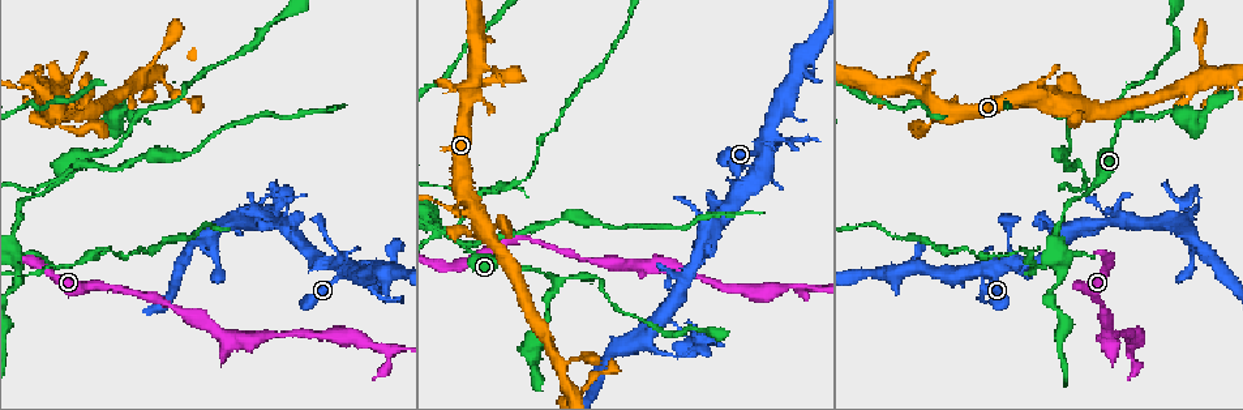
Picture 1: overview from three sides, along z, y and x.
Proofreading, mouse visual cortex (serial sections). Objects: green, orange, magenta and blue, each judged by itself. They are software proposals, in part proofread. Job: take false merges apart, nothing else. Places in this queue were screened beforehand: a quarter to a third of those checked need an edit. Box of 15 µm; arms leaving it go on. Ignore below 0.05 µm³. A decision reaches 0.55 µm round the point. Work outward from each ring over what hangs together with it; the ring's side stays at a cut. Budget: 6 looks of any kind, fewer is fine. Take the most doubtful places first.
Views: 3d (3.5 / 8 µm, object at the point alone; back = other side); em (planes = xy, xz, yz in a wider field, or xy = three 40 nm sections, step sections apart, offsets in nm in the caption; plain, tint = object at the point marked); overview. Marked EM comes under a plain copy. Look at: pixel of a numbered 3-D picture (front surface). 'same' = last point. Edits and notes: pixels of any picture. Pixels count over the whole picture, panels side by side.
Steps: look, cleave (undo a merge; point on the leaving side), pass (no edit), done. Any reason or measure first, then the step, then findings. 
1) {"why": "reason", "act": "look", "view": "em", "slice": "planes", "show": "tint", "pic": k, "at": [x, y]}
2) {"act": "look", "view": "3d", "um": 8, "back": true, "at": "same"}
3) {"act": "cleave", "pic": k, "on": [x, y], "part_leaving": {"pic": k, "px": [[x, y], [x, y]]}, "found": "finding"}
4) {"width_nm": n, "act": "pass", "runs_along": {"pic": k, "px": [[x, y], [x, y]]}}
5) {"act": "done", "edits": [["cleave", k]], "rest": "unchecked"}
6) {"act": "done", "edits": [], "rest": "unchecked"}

{"why": "sharp bend", "act": "look", "view": "3d", "um": 8, "pic": 1, "at": [1092, 191]}

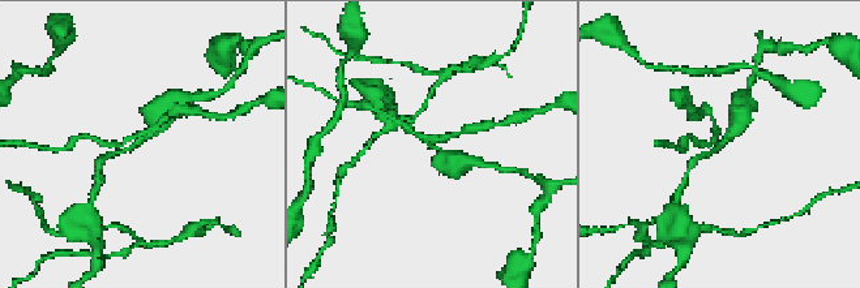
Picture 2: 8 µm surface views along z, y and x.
{"why": "need the tissue", "act": "look", "view": "em", "slice": "planes", "show": "tint", "pic": 2, "at": [723, 142]}

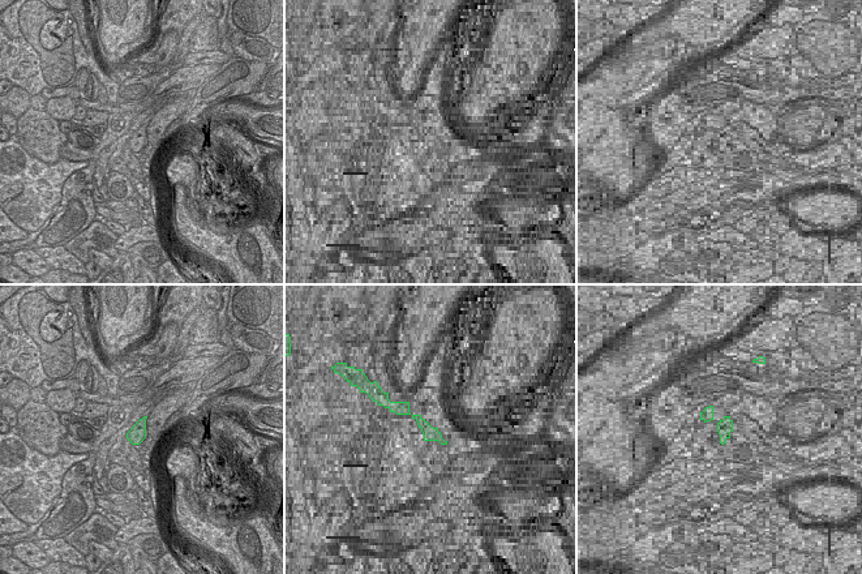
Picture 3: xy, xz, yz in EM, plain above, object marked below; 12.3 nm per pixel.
{"width_nm": 200, "act": "cleave", "pic": 2, "on": [446, 137], "part_leaving": {"pic": 2, "px": [[430, 140], [446, 138], [476, 128]]}, "found": "two cells meet here"}

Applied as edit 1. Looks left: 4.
{"why": "arms part here", "act": "look", "view": "3d", "um": 8, "back": true, "pic": 1, "at": [558, 280]}

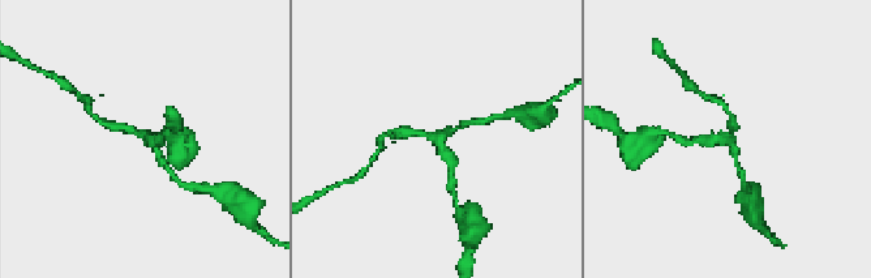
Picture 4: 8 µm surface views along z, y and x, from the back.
{"arms": 3, "arm_widths_nm": [150, 200, 300], "act": "look", "view": "em", "slice": "xy", "step": 3, "show": "tint", "pic": 4, "at": [440, 139]}

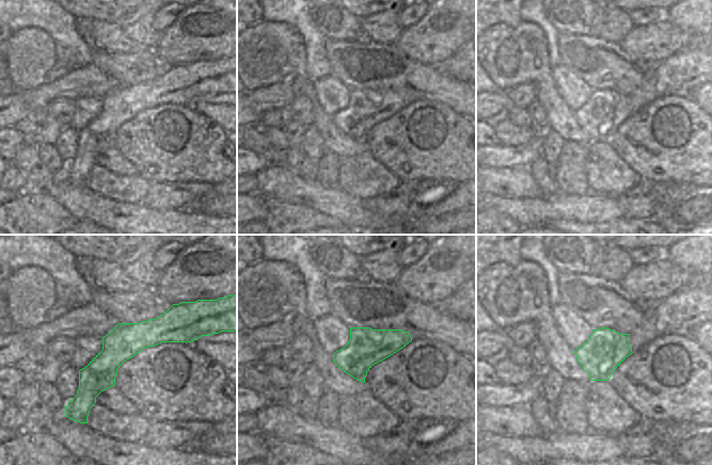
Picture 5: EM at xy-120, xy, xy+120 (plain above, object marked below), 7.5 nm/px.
{"act": "pass", "runs_along": {"pic": 4, "px": [[737, 167], [726, 137], [695, 141]]}, "found": "one cell here"}

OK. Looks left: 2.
{"why": "abrupt turn", "act": "look", "view": "3d", "um": 3.5, "pic": 1, "at": [1067, 254]}

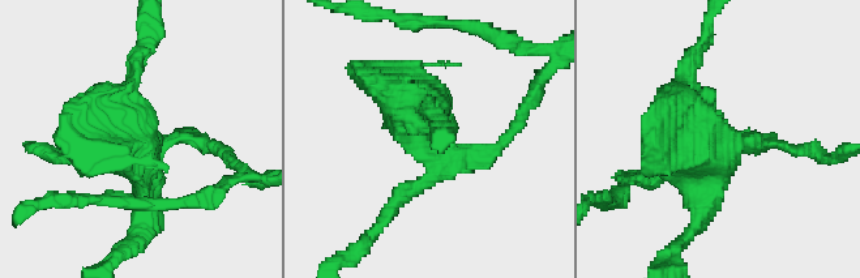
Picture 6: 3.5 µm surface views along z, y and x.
{"act": "cleave", "pic": 6, "on": [399, 202], "part_leaving": {"pic": 6, "px": [[449, 155], [486, 155], [538, 88]]}, "found": "two cells meet here"}

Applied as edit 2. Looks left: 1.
{"act": "done", "edits": [["cleave", 2], ["cleave", 6]], "rest": "unchecked"}

